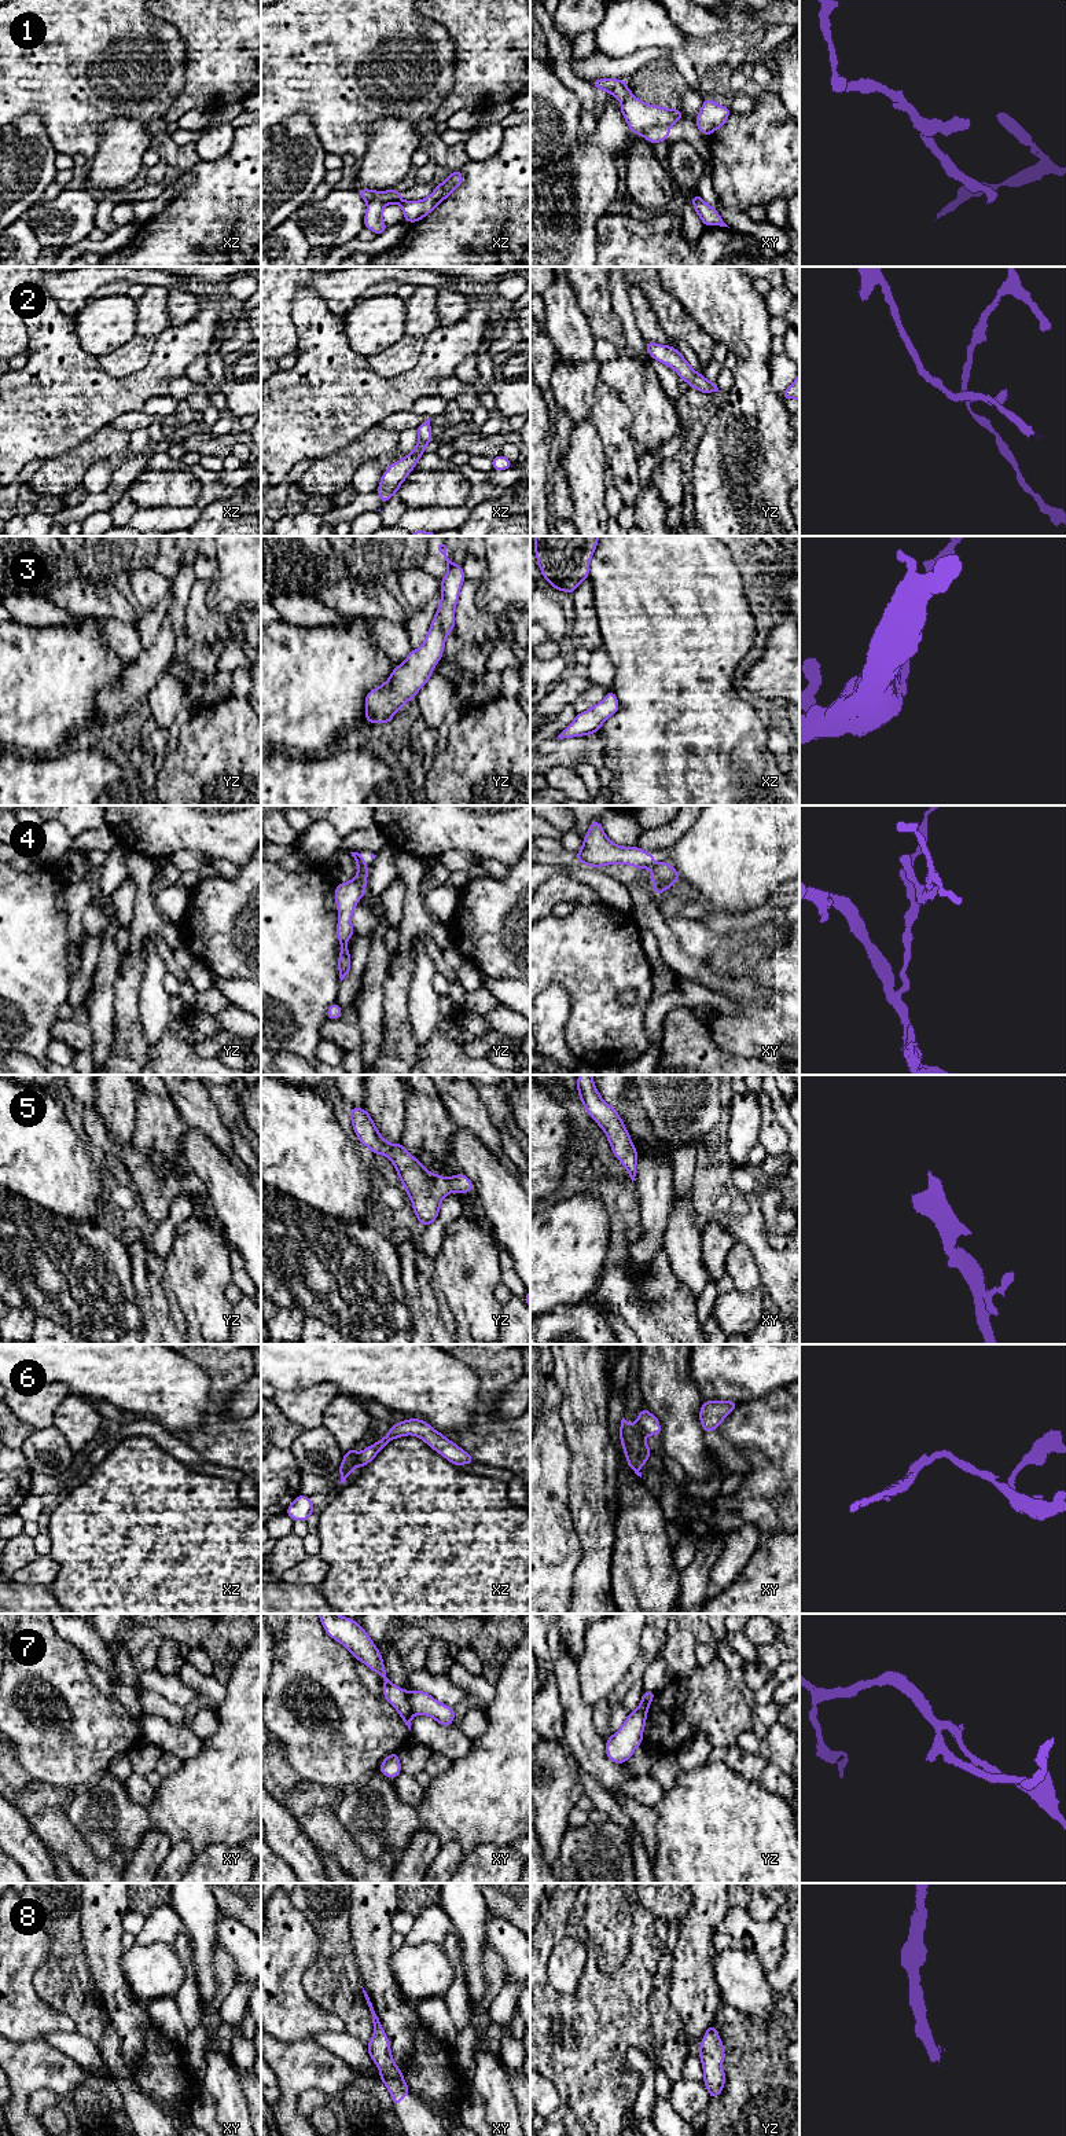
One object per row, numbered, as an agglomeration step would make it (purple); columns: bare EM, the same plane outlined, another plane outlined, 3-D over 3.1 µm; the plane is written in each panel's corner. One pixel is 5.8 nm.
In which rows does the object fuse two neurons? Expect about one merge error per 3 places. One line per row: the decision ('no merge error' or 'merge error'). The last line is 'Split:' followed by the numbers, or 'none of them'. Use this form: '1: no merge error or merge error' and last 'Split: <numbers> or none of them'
1: merge error
2: no merge error
3: no merge error
4: merge error
5: no merge error
6: no merge error
7: merge error
8: no merge error
Split: 1, 4, 7

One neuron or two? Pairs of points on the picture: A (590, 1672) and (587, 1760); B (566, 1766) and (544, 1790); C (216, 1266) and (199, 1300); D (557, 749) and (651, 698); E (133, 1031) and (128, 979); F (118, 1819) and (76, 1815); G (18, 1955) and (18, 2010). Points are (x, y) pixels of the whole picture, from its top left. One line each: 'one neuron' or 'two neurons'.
A: two neurons
B: one neuron
C: one neuron
D: two neurons
E: one neuron
F: one neuron
G: one neuron

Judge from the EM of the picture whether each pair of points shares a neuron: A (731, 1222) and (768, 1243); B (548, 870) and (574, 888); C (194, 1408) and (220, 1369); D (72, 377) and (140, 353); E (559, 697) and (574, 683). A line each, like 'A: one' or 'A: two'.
A: one
B: two
C: two
D: two
E: one

